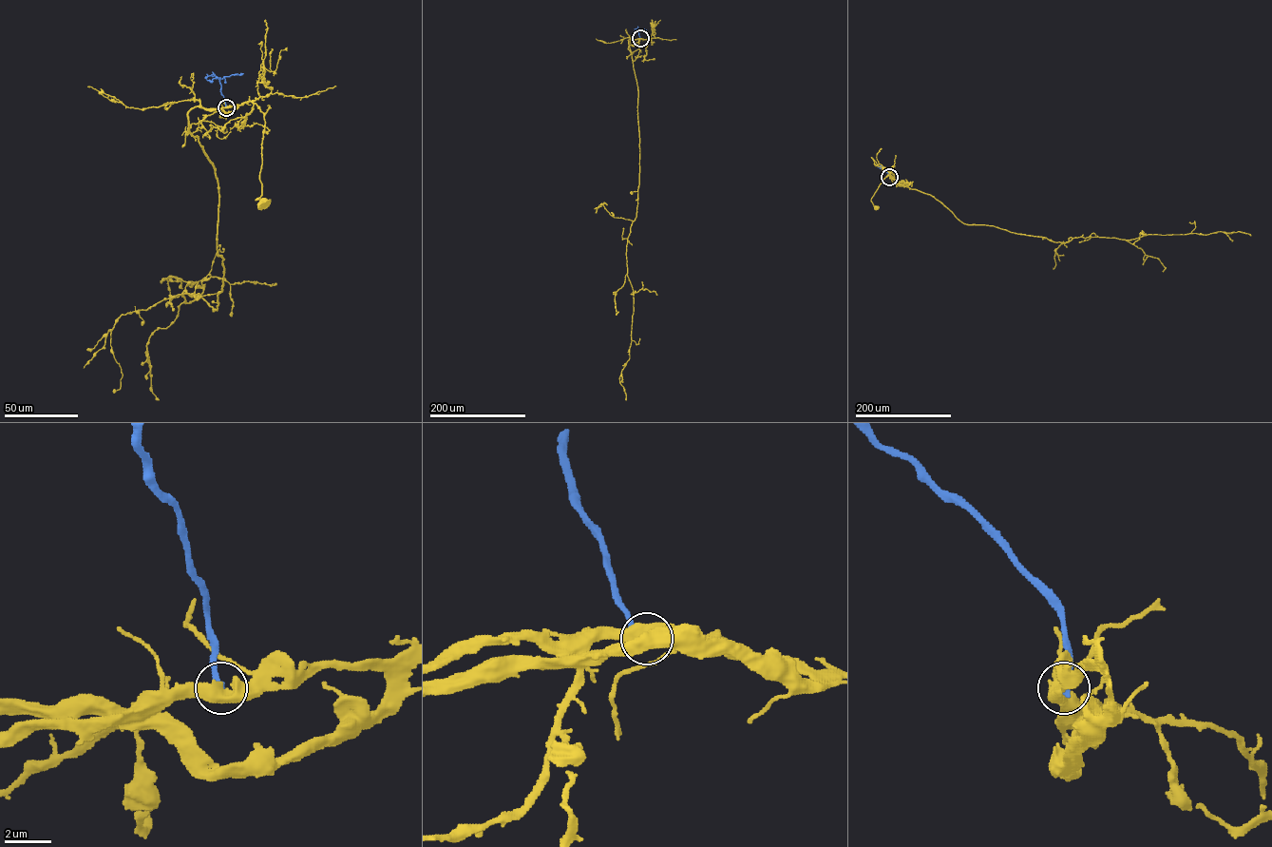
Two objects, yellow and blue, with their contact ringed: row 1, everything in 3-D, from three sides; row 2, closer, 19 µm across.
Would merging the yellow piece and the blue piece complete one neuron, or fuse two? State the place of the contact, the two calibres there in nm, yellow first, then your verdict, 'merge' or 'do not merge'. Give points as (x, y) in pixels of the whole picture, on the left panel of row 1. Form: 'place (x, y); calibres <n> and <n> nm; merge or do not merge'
place (226, 107); calibres 550 and 320 nm; do not merge

